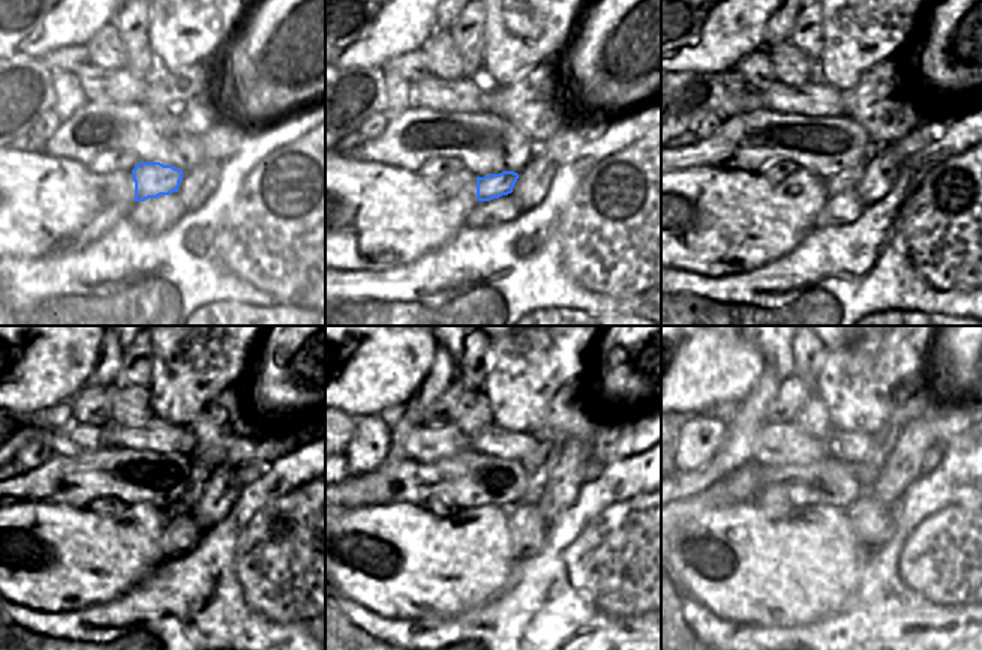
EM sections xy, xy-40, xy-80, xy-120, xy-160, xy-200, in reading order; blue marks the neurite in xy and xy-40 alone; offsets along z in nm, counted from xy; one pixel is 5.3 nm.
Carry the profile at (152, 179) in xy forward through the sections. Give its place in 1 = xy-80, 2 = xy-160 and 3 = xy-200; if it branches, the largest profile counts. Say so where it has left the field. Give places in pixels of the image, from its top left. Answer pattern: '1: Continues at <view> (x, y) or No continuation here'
1: Continues at xy-80 (847, 179)
2: Continues at xy-160 (540, 461)
3: Continues at xy-200 (886, 437)

